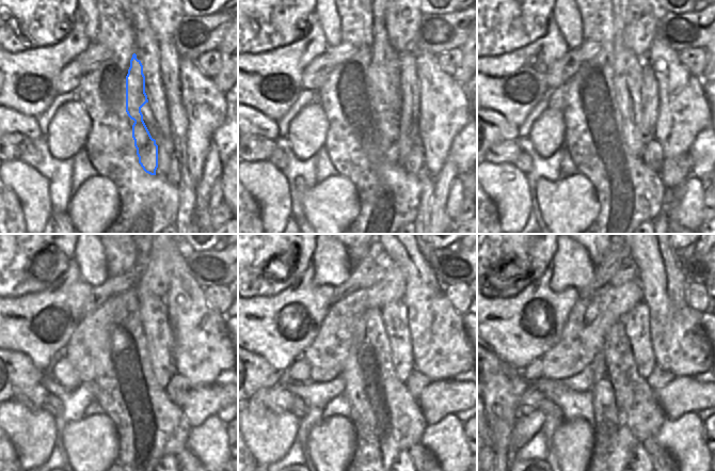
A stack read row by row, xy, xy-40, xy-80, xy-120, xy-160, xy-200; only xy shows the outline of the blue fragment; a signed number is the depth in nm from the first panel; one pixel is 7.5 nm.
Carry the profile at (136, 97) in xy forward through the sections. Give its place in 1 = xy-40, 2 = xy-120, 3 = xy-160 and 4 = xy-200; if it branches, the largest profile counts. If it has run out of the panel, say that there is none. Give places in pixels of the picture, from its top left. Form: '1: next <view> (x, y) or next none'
1: next xy-40 (385, 95)
2: next xy-120 (158, 331)
3: next xy-160 (398, 329)
4: next xy-200 (637, 329)

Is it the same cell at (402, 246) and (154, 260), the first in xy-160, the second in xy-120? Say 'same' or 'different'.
different

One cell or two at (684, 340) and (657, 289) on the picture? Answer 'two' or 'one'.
one

